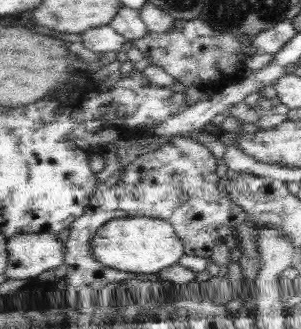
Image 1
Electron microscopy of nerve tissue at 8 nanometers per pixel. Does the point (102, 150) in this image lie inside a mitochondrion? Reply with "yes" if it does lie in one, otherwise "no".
no

